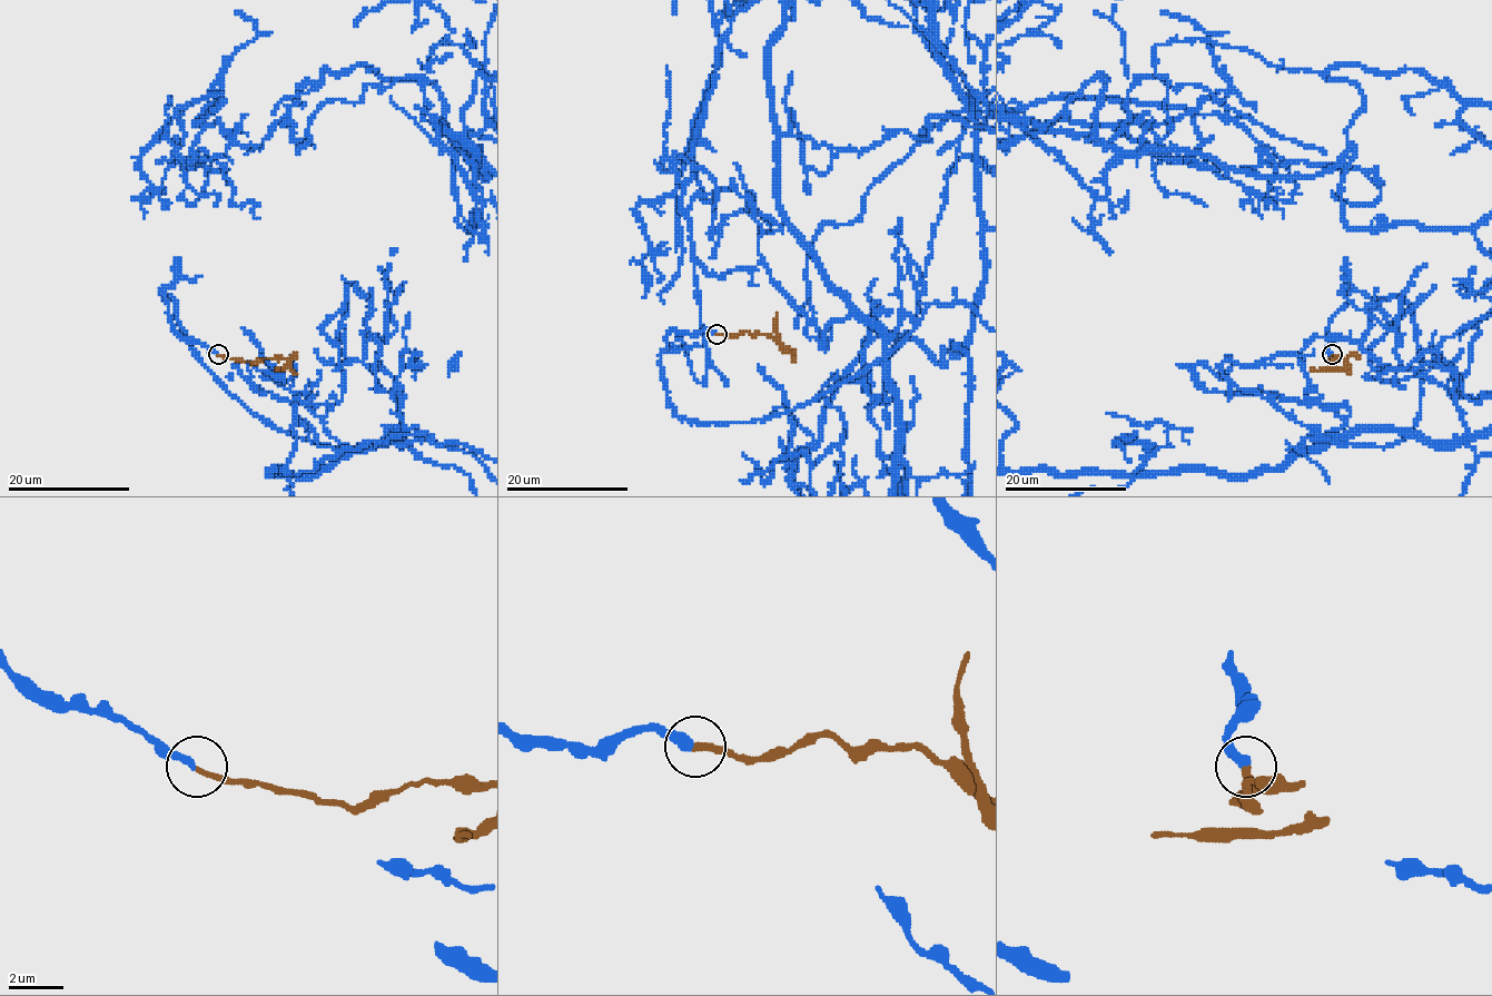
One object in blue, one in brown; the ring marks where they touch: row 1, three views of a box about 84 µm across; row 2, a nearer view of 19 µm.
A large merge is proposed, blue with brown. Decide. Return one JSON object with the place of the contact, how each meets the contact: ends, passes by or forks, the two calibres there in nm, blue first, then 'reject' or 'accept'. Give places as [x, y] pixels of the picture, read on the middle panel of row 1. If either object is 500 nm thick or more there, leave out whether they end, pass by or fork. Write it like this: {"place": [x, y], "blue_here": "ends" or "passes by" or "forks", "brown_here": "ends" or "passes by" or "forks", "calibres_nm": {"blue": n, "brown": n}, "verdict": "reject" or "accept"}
{"place": [717, 334], "blue_here": "ends", "brown_here": "ends", "calibres_nm": {"blue": 360, "brown": 220}, "verdict": "accept"}

